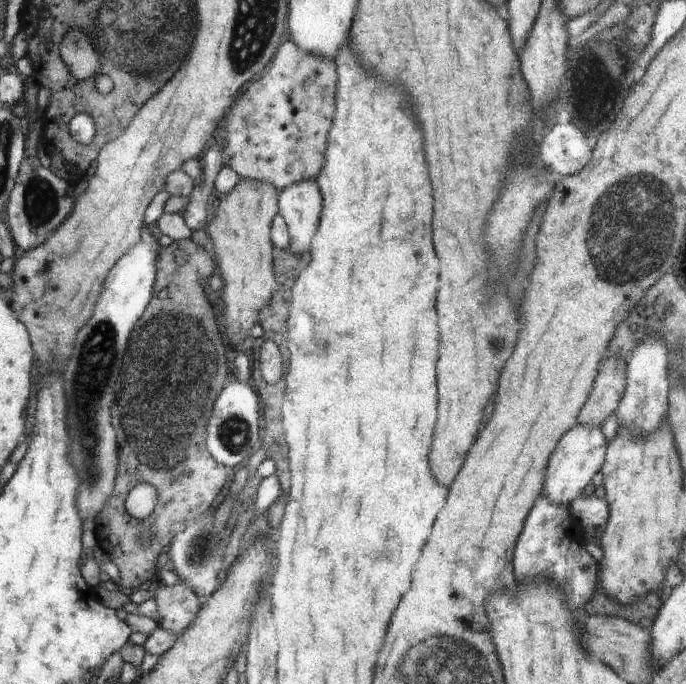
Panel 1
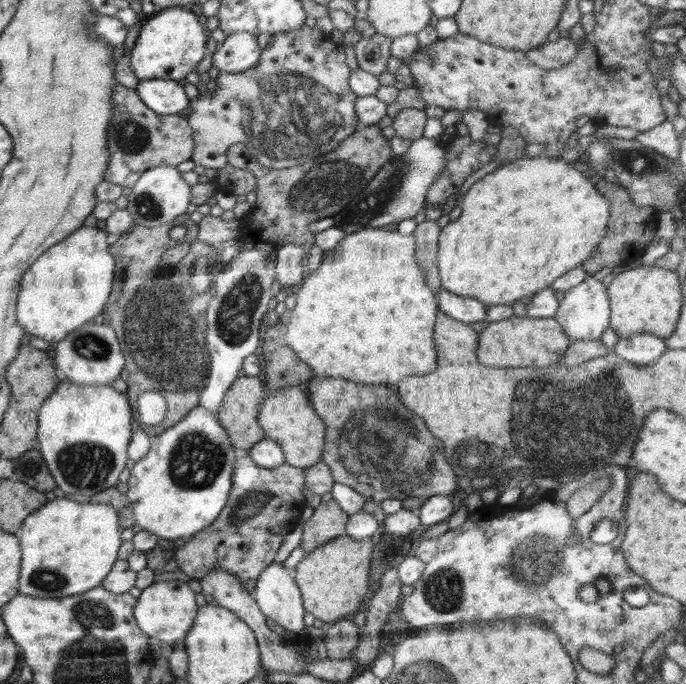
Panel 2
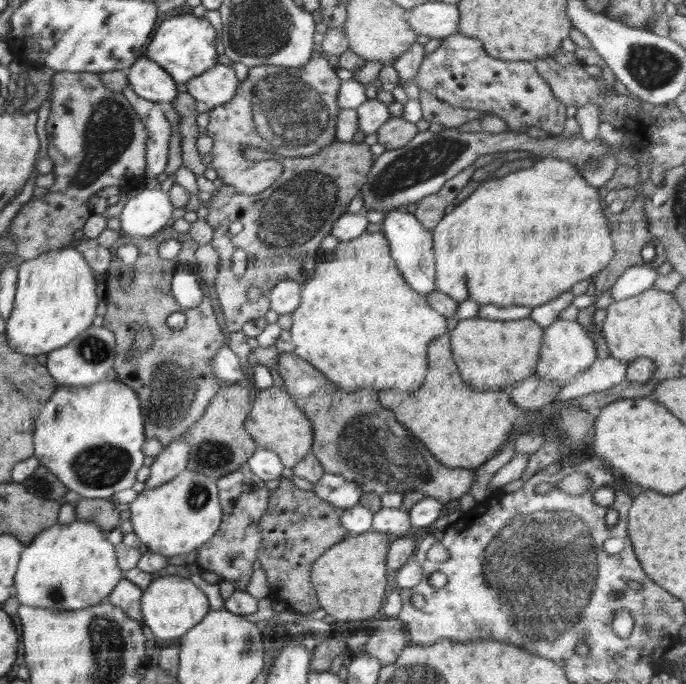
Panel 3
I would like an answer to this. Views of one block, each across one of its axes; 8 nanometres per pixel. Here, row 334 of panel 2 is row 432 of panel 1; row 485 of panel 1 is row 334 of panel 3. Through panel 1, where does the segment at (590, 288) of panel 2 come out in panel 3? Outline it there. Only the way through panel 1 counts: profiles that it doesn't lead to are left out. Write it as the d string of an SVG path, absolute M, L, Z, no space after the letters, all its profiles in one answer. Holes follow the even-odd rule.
M558 318L558 321L554 321L552 325L544 329L540 360L538 360L536 368L534 368L534 375L564 387L582 371L586 371L592 362L597 359L596 350L592 338L584 331L580 323Z

